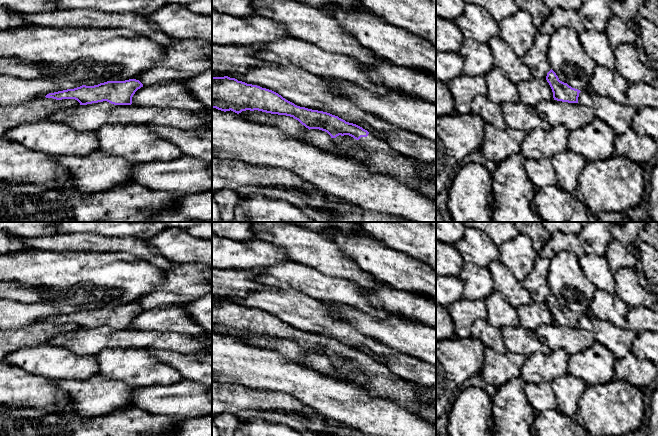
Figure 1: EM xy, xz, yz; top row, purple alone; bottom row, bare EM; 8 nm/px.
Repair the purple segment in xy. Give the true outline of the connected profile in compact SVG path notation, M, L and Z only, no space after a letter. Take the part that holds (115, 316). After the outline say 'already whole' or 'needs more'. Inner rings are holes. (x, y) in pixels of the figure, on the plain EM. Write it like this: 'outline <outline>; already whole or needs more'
outline M136 303L104 307L91 304L80 311L49 317L45 321L56 324L75 323L80 329L103 325L114 329L131 329L133 319L141 311L143 308Z; needs more

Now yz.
outline M552 293L547 297L546 304L552 313L554 324L562 326L578 327L579 317L588 311L578 302L572 302L564 307Z; needs more

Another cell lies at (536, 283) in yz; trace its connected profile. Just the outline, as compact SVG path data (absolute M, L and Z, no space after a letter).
M537 255L533 264L533 269L525 280L521 283L529 291L533 302L546 302L547 297L551 294L550 287L547 283L547 273L550 265L550 259Z

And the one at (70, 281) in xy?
M30 248L0 254L0 298L27 304L47 303L63 314L91 304L125 305L151 293L164 280L164 272L148 260L125 252L52 252Z

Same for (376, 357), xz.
M359 347L359 348L356 348L356 349L362 351L363 353L365 353L368 356L372 357L375 361L384 364L384 359L381 356L379 356L379 355L373 353L372 351L370 351L368 348Z

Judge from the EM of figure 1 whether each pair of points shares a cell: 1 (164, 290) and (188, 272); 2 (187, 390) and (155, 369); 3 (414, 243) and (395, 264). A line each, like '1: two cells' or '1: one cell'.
1: one cell
2: two cells
3: two cells

